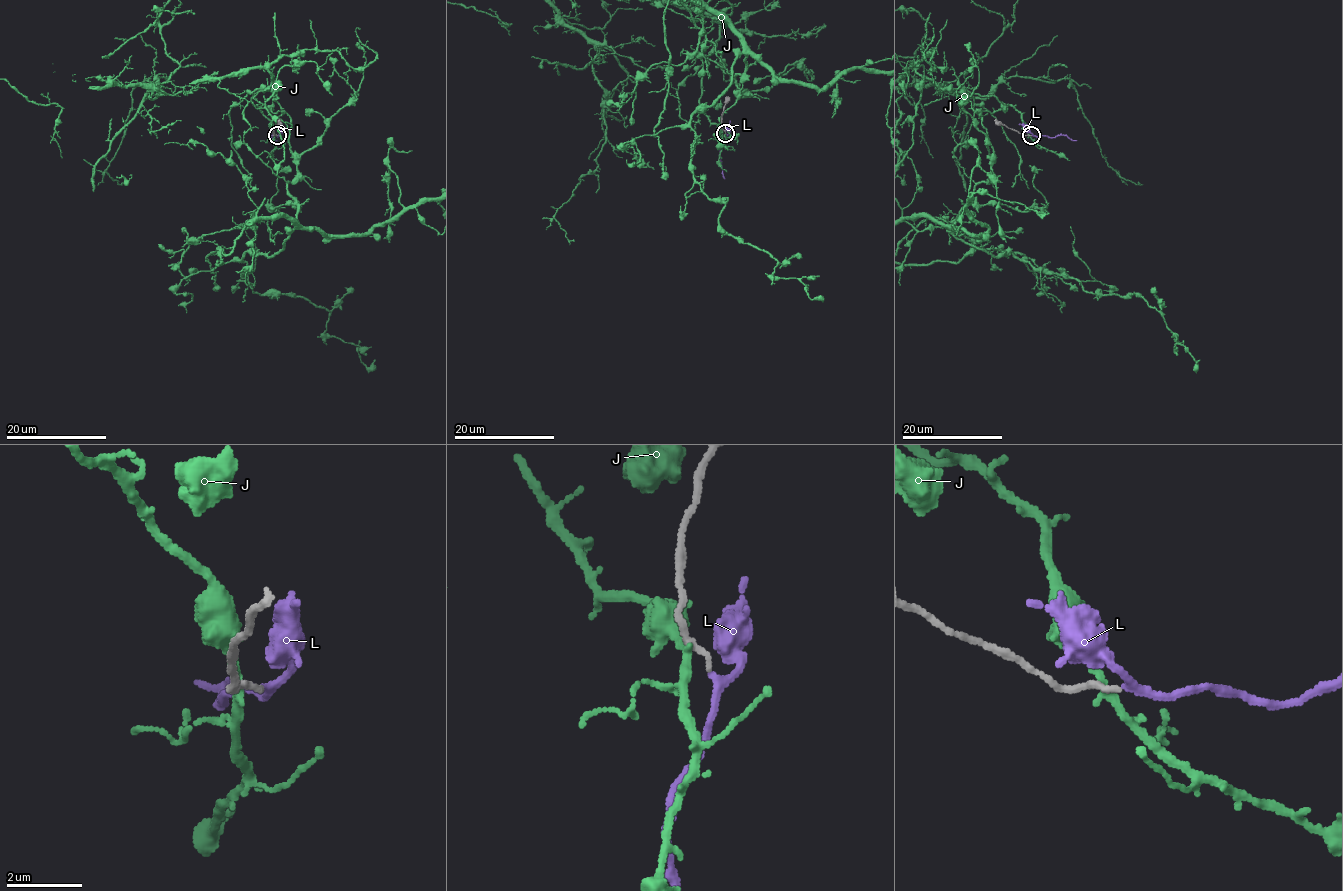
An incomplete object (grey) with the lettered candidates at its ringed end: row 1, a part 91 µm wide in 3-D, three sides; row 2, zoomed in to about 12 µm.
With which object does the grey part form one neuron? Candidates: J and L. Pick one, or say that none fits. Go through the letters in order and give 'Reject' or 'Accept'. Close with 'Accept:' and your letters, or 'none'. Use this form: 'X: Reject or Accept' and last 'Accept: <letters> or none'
J: Reject
L: Accept
Accept: L

